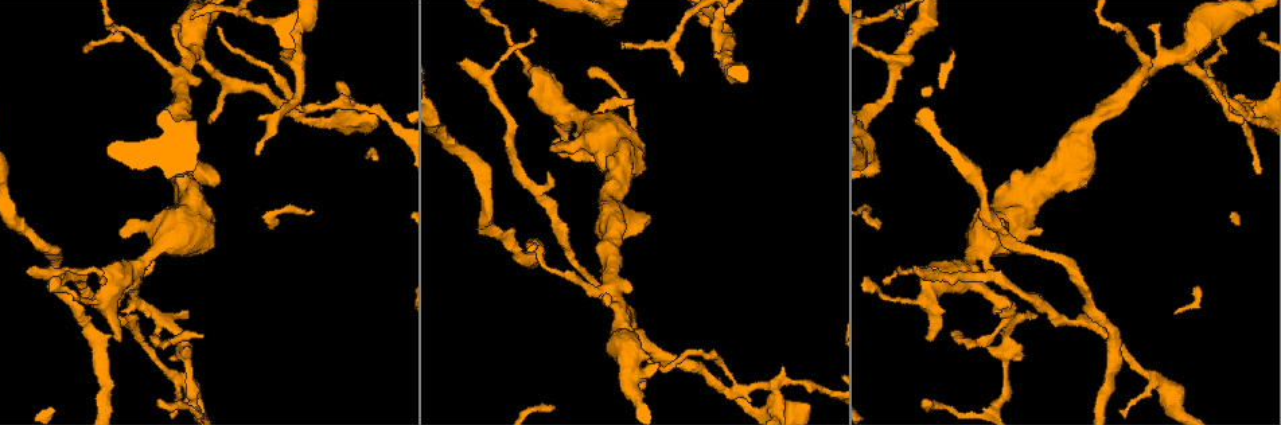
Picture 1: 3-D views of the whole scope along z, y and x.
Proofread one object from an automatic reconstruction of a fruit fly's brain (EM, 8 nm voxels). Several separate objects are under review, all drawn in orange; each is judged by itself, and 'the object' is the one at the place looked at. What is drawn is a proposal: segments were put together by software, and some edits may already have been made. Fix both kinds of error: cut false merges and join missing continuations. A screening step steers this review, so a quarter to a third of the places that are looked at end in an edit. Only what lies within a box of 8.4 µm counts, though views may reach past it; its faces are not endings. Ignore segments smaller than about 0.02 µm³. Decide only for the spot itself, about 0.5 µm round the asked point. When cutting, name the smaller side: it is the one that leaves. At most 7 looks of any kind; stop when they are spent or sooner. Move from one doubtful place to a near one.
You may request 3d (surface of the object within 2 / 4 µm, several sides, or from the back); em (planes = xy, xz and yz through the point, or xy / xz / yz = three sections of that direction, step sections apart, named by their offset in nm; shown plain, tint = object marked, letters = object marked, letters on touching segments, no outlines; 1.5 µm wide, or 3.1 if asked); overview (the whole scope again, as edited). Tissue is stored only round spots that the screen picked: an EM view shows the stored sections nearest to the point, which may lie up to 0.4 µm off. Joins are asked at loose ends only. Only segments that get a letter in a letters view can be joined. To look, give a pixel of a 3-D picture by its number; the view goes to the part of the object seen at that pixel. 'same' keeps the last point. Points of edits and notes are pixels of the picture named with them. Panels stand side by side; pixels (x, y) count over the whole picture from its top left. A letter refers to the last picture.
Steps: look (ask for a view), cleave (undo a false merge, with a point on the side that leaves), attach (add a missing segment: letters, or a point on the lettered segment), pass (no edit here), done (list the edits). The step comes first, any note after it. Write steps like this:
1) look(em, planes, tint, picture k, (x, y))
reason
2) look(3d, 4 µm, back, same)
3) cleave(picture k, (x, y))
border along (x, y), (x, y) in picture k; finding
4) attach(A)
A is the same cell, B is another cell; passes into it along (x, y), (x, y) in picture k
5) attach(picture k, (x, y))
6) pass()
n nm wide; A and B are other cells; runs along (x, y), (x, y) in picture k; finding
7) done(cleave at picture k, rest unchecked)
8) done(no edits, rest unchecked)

look(em, planes, letters, picture 1, (191, 379))
a narrow waist

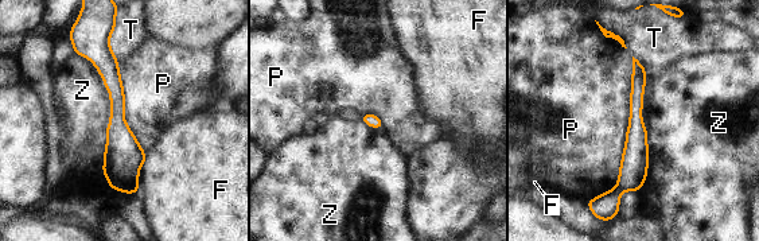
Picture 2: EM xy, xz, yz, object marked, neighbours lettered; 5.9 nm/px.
pass()
F, P, T and Z are other cells; border along (633, 57), (618, 182), (587, 202) in picture 2; all the same cell

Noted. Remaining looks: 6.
look(3d, 4 µm, picture 1, (915, 269))
branch stops here

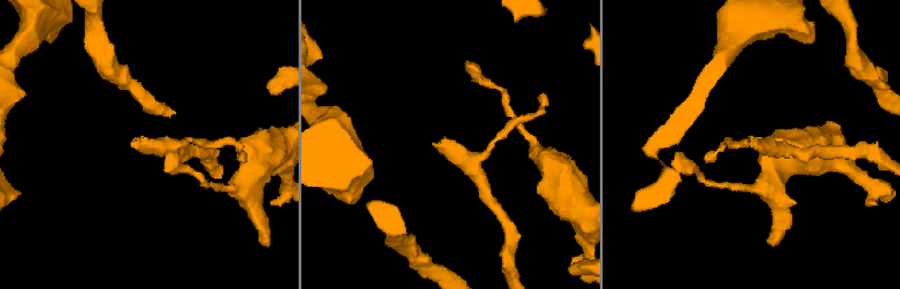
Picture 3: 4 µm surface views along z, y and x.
look(em, yz, step 8, plain, picture 3, (757, 141))
shape alone is not enough

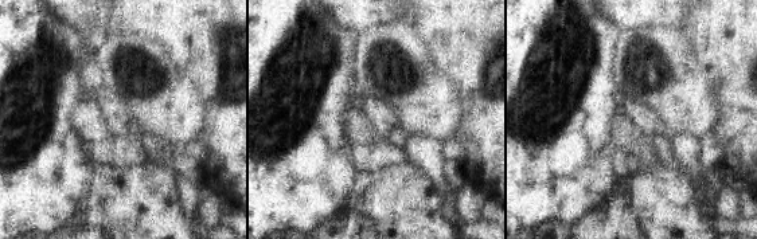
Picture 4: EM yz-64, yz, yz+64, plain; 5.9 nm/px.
look(em, yz, step 8, letters, same)
see the neighbours

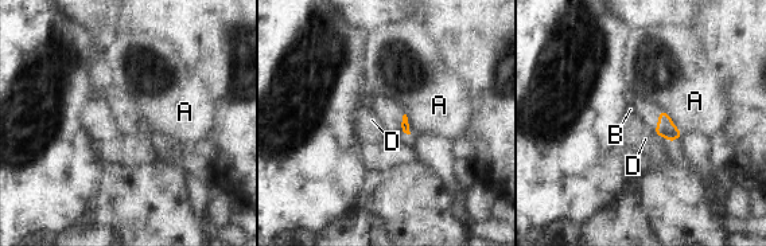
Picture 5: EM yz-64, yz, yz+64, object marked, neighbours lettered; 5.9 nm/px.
pass()
110 nm wide; A, B and D are other cells; none of them fits

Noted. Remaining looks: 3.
look(3d, 2 µm, picture 1, (1240, 118))
free end

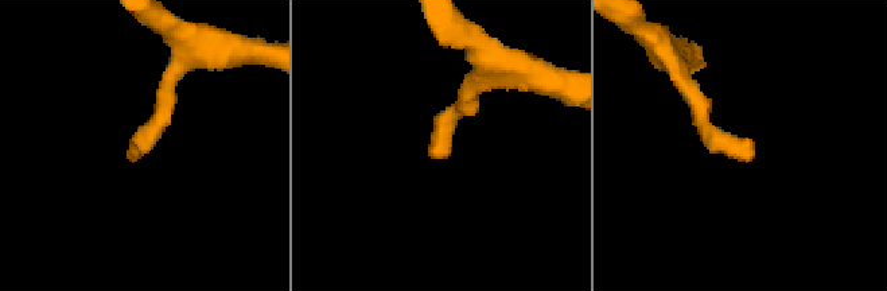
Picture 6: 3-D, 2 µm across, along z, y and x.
look(em, xz, step 4, tint, picture 6, (435, 154))
need the tissue

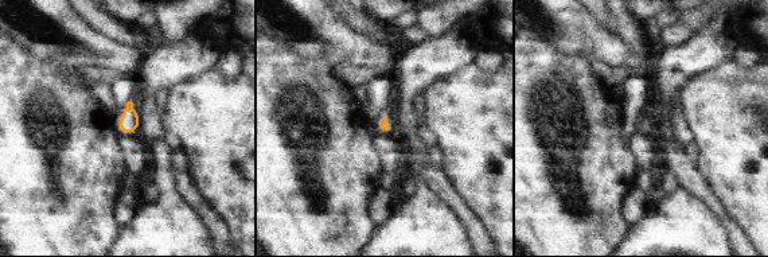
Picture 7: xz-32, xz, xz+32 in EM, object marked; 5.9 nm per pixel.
look(em, planes, letters, same)

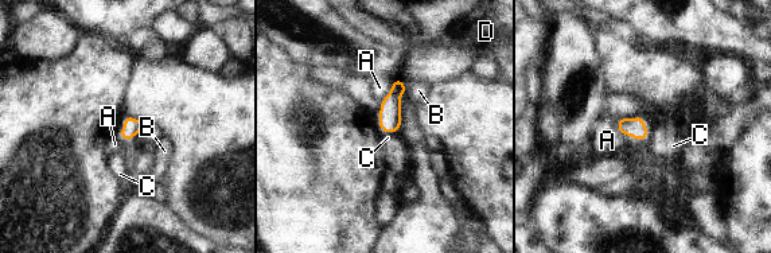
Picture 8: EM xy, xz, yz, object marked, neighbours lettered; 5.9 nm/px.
pass()
A, B, C and D are other cells; border along (384, 131), (396, 132) in picture 8; no lettered segment goes on from it

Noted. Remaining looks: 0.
done(no edits, rest unchecked)

